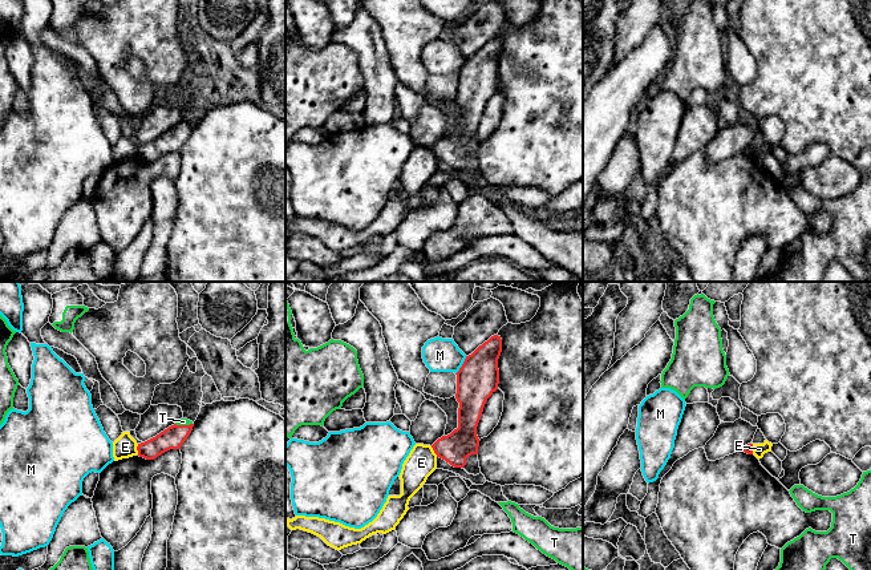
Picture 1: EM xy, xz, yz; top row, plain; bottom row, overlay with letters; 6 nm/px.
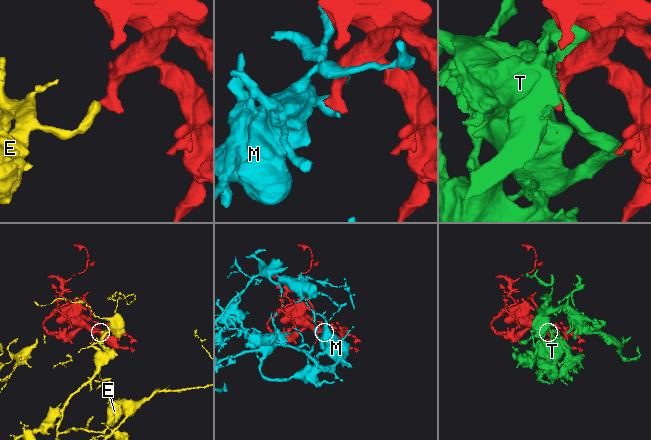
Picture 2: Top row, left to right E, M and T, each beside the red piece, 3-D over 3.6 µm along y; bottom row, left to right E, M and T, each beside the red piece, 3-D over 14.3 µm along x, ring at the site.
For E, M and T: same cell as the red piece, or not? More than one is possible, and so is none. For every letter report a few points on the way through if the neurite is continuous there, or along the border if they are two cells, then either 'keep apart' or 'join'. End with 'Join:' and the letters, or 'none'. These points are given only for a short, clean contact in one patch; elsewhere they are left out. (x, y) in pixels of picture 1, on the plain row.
E: along xy (138, 146), (137, 156) | keep apart
M: keep apart
T: join
Join: T

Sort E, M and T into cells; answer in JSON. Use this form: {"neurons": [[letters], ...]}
{"neurons": [["E"], ["M"], ["T"]]}

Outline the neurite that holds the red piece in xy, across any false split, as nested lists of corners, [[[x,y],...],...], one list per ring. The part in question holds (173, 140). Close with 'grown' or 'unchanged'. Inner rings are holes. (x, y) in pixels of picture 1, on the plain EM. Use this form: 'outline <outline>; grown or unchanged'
outline [[[187,121],[178,122],[174,128],[169,129],[155,140],[138,146],[138,158],[146,162],[154,162],[170,151],[181,151],[193,133],[193,124]]]; grown

